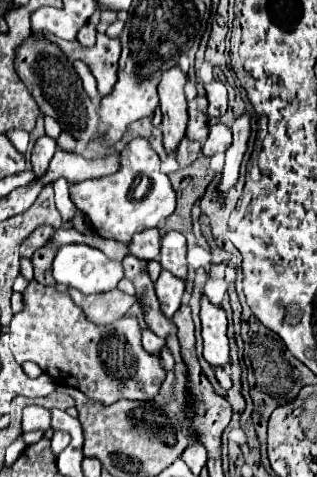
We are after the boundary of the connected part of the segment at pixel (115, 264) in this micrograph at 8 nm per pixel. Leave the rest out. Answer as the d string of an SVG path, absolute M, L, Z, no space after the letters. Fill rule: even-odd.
M64 245L54 259L54 279L68 287L76 287L82 293L106 293L116 289L120 279L124 277L124 269L120 261L108 259L102 251L92 249L88 245Z

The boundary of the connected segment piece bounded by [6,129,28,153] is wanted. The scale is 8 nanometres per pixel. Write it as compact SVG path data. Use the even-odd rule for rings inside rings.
M10 129L10 131L6 133L6 137L12 139L12 141L18 141L22 153L26 151L26 147L28 147L28 133L26 133L26 131L22 131L22 129Z

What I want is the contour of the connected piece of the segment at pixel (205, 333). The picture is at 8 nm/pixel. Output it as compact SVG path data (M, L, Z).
M202 297L202 337L204 337L204 359L212 367L224 367L230 363L230 347L226 337L226 313L222 307L212 305Z

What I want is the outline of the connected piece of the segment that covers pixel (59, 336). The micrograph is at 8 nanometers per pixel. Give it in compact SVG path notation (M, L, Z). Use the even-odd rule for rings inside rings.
M30 281L22 293L22 311L12 317L10 331L10 349L18 363L32 361L42 367L58 385L68 385L80 389L88 399L100 401L104 405L112 405L120 399L130 401L148 401L158 395L158 389L166 377L166 369L162 367L160 355L152 355L142 347L142 329L136 317L120 317L116 323L96 325L92 323L84 311L70 299L68 291L58 291L56 287L40 285L38 281Z

